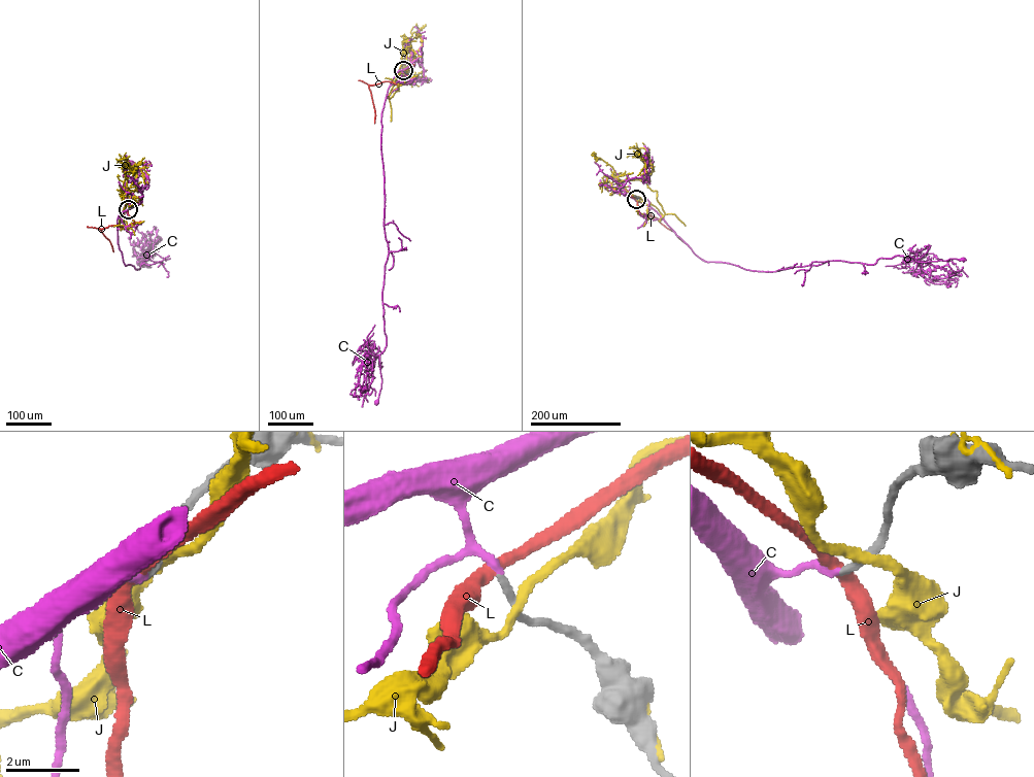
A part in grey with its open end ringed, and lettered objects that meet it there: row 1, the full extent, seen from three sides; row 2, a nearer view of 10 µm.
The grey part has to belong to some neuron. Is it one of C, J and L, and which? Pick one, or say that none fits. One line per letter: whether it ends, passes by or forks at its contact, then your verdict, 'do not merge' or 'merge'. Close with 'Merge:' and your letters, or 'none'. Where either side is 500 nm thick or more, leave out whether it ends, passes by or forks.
C: it passes by; merge
J: it passes by; do not merge
L: it passes by; do not merge
Merge: C

